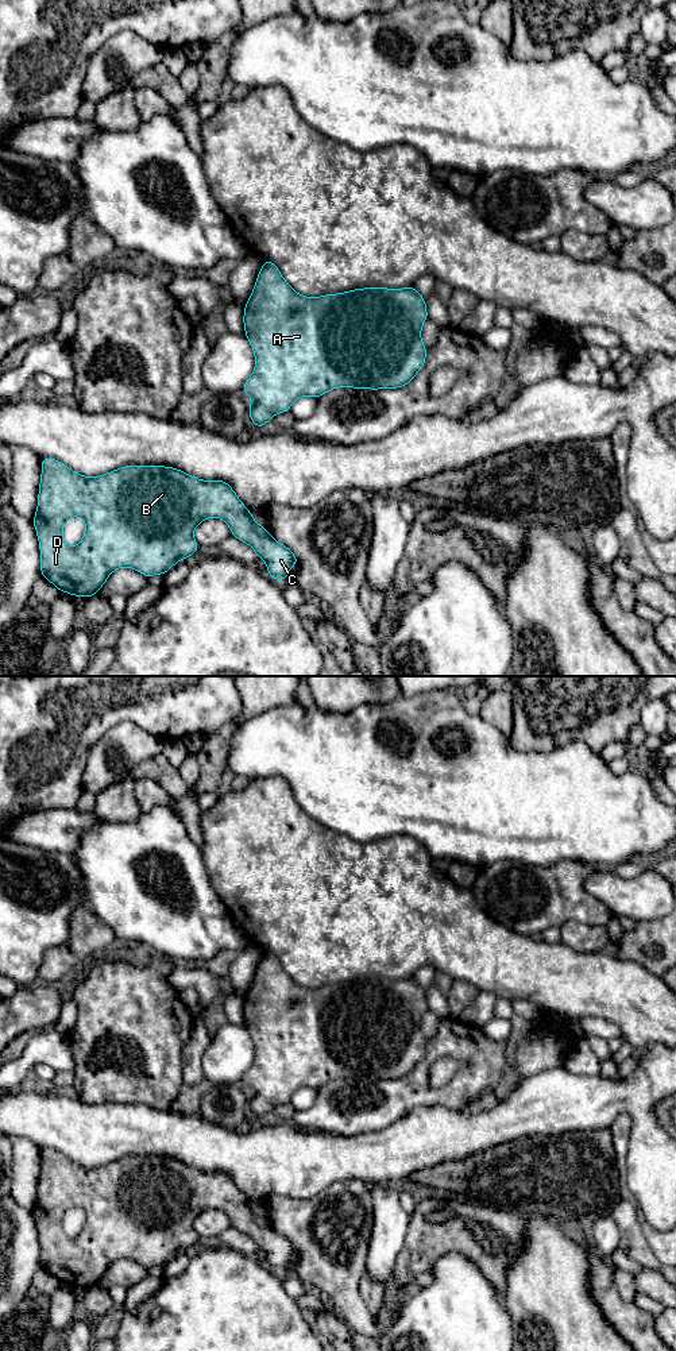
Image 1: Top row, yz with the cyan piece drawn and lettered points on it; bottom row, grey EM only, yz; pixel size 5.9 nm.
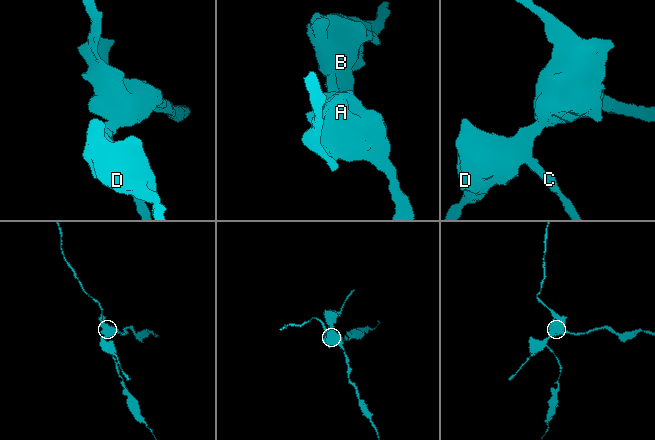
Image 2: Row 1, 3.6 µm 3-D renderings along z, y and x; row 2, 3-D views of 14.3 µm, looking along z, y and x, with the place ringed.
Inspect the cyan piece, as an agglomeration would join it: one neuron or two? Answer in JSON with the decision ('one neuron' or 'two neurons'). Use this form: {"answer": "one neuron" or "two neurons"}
{"answer": "one neuron"}

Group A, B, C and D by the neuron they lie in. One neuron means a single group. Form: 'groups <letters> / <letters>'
groups A B C D

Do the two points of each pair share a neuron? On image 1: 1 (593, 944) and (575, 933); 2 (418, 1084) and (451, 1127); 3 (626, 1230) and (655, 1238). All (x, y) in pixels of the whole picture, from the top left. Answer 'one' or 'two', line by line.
1: one
2: two
3: two

